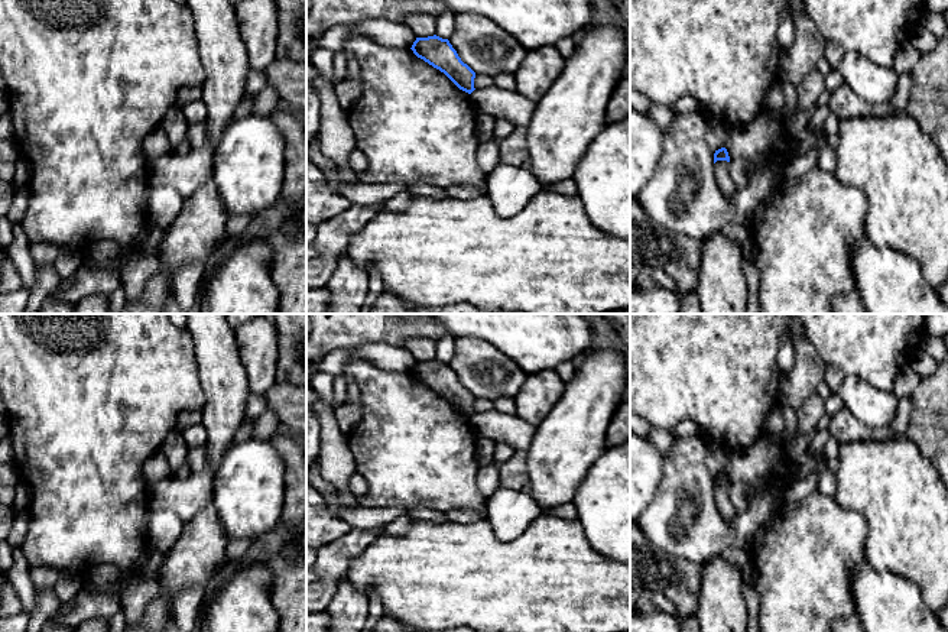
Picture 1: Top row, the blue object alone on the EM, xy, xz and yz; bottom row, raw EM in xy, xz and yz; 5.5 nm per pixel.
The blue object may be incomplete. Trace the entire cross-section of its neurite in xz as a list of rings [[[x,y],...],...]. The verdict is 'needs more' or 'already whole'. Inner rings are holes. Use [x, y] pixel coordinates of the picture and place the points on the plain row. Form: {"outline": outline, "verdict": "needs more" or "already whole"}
{"outline": [[[436,359],[416,362],[410,373],[418,382],[444,396],[460,414],[468,418],[475,414],[475,396],[461,385],[448,363]]], "verdict": "already whole"}

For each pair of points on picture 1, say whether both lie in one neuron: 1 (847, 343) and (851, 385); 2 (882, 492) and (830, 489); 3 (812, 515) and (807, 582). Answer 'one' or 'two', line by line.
1: two
2: two
3: one

